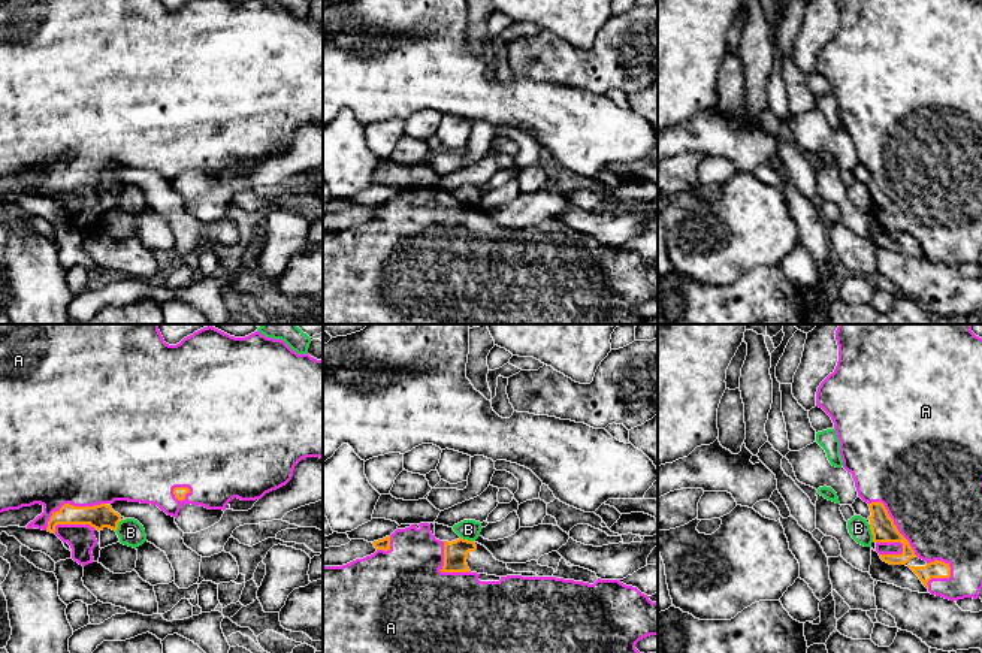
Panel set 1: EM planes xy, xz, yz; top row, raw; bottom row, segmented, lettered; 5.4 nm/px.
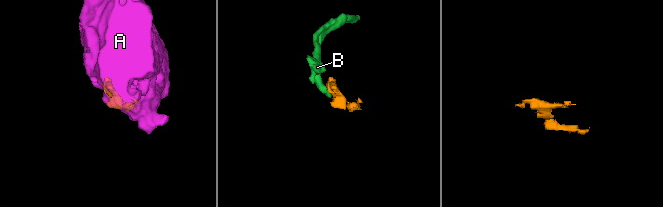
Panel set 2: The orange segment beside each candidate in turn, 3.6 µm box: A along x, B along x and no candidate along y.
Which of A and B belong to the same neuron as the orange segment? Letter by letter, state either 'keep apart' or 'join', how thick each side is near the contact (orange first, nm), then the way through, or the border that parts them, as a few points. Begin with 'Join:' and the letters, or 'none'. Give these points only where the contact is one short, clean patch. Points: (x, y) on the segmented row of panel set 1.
Join: A
A: join; 130 nm thick on the orange side, 480 nm on the other
B: keep apart; 130 nm thick on the orange side, 110 nm on the other; border along yz (869, 525), (873, 541)

